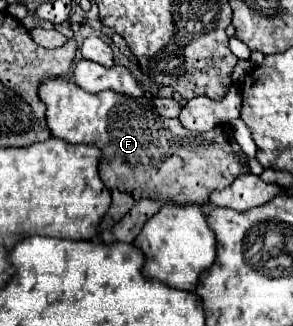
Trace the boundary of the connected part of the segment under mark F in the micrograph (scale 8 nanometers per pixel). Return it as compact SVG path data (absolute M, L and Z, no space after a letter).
M53 78L41 84L39 98L47 106L47 124L51 134L71 144L97 144L103 154L99 162L99 176L103 184L109 190L119 188L121 192L133 194L135 200L153 198L173 204L203 204L209 200L209 192L217 188L227 188L235 180L235 176L249 172L247 158L239 144L233 140L231 130L227 130L225 126L215 126L209 132L193 134L191 130L183 128L177 118L163 118L151 106L147 96L131 98L127 94L117 94L111 90L89 94L71 80Z

